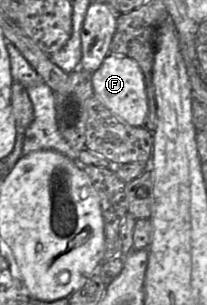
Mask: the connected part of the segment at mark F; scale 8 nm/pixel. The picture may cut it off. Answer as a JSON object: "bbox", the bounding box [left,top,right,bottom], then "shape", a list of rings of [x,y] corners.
{"bbox":[92,53,148,127],"shape":[[[109,53],[98,70],[92,73],[94,95],[117,117],[133,127],[144,127],[148,114],[148,99],[143,72],[138,63],[125,54]]]}

